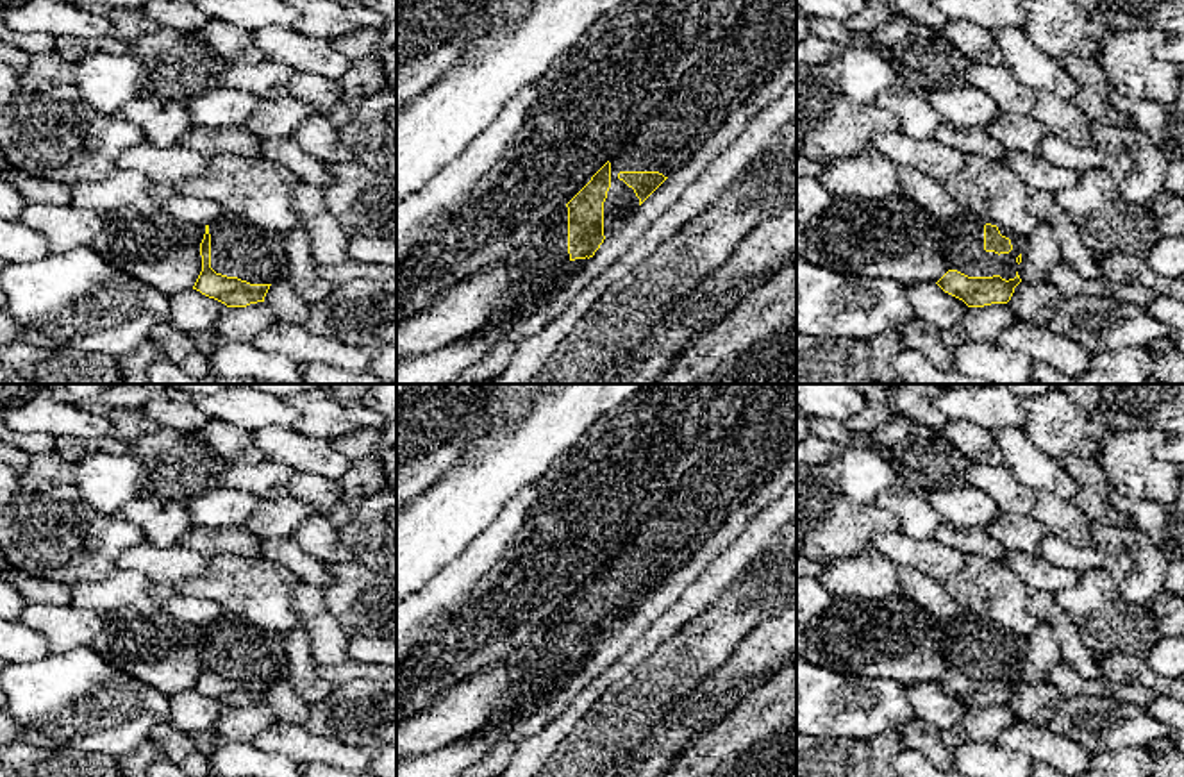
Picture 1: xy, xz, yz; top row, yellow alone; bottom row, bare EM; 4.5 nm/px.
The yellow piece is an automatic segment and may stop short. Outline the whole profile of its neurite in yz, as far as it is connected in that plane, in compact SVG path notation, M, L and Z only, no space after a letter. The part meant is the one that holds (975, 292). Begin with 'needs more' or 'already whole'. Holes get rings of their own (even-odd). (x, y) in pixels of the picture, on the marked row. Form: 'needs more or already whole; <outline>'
needs more; M977 214L954 216L941 241L948 272L936 284L968 307L1007 304L1021 282L1023 241Z

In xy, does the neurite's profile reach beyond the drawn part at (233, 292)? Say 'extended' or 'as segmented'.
extended

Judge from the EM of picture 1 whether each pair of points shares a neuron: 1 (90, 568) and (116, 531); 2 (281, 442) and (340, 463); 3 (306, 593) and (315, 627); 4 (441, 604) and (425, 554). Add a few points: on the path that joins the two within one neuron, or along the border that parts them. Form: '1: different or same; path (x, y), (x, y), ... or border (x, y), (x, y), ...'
1: same; path (91, 559), (108, 540)
2: same; path (295, 451), (316, 454), (325, 461)
3: same; path (309, 602), (315, 618)
4: different; border (465, 547), (415, 592)

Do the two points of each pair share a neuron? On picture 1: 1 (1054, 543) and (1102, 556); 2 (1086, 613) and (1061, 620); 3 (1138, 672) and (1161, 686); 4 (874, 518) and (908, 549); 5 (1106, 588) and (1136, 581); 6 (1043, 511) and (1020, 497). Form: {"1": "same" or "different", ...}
{"1": "same", "2": "different", "3": "same", "4": "different", "5": "different", "6": "different"}

